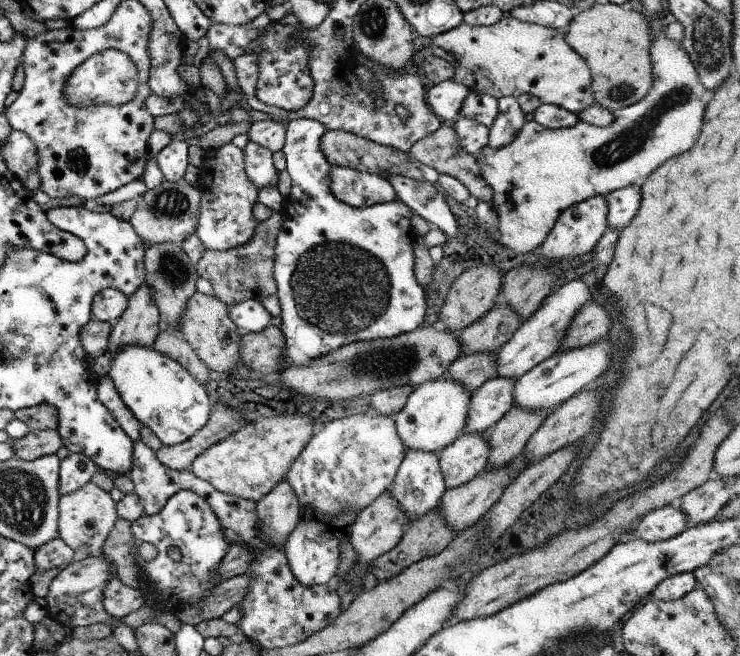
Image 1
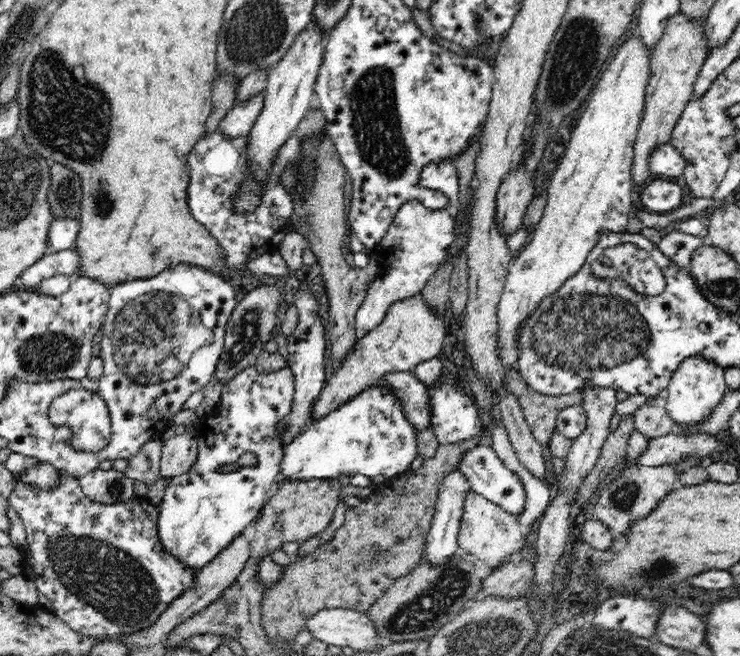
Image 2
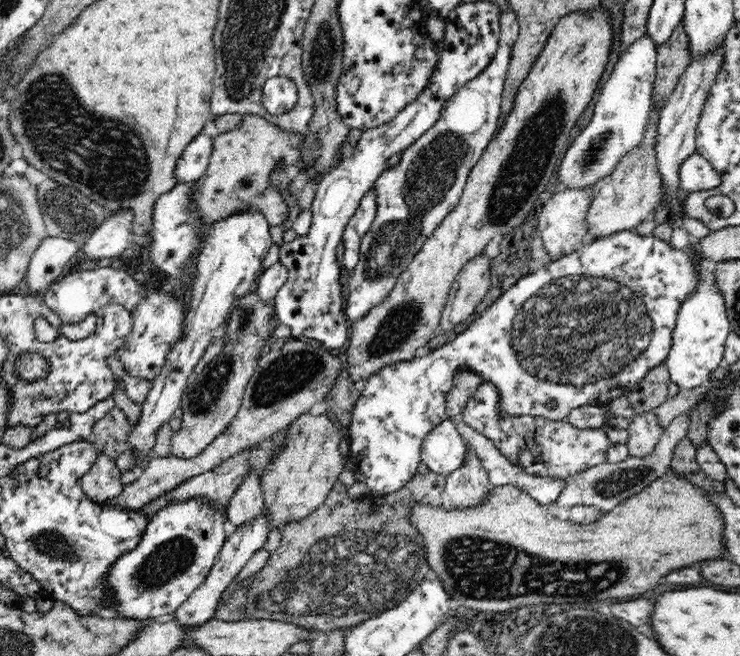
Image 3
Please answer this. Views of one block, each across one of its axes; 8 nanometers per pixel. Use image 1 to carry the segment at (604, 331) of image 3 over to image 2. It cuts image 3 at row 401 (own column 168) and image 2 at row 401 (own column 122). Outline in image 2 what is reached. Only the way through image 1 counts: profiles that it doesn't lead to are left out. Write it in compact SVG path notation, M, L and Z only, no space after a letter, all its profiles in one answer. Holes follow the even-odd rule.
M379 381L378 384L368 387L320 420L309 422L297 437L285 445L280 477L285 476L290 480L312 480L312 478L340 478L340 476L364 474L370 478L373 486L410 470L412 461L418 456L418 430L406 418L402 399L396 397L390 386Z

